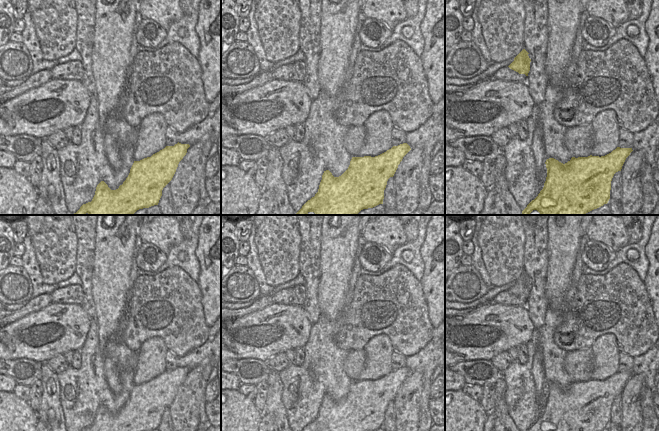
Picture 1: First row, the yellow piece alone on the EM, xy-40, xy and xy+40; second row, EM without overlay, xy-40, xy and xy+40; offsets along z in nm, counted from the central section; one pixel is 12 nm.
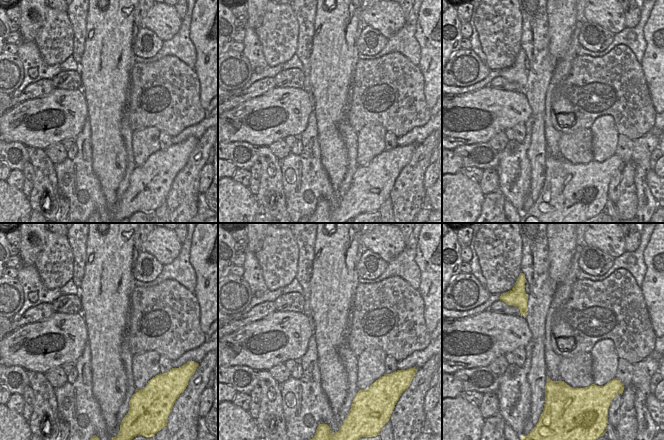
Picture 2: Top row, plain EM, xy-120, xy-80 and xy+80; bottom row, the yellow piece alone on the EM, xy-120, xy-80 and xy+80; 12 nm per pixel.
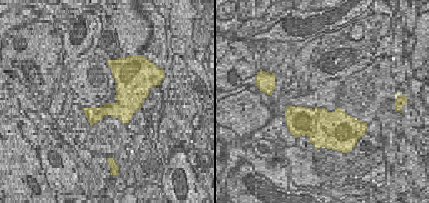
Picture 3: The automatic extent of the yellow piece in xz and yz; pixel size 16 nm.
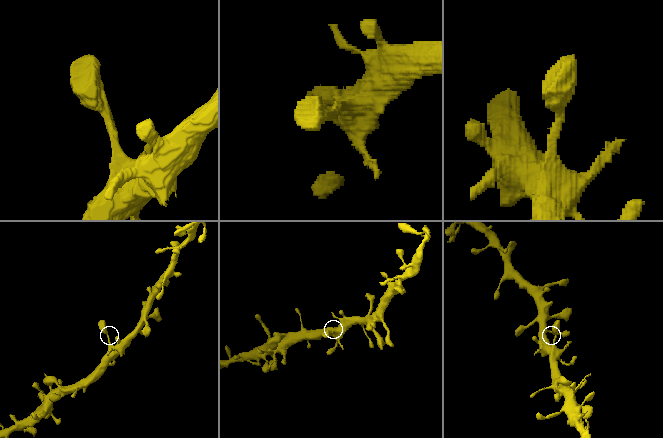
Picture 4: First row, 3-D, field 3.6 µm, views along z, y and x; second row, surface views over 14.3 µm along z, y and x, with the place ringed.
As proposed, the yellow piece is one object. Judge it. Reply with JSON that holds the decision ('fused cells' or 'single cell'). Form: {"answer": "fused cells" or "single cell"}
{"answer": "single cell"}

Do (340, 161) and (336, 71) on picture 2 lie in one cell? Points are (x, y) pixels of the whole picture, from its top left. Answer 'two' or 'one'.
one

